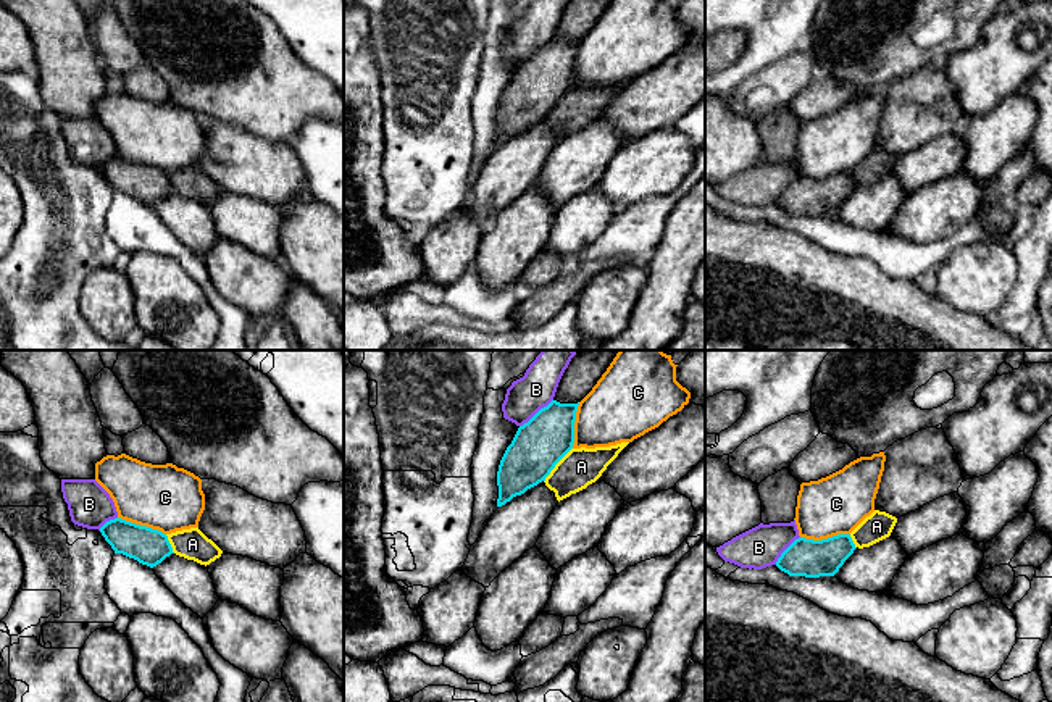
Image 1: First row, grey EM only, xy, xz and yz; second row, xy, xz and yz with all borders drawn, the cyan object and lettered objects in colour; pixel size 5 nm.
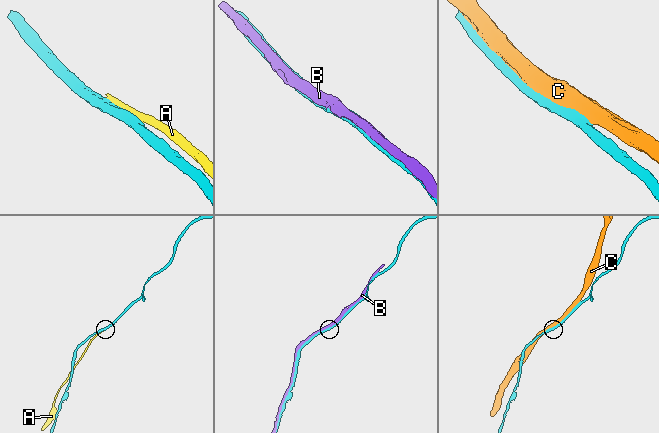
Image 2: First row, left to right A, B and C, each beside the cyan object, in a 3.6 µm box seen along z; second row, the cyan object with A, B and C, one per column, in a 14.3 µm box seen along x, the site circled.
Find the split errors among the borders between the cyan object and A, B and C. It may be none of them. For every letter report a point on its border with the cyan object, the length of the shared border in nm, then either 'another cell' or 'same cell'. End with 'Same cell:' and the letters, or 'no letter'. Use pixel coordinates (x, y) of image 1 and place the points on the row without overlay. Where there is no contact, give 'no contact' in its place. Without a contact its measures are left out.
A: xz (555, 102) | 220 nm | another cell
B: xz (538, 50) | 220 nm | another cell
C: yz (825, 178) | 240 nm | another cell
Same cell: no letter

